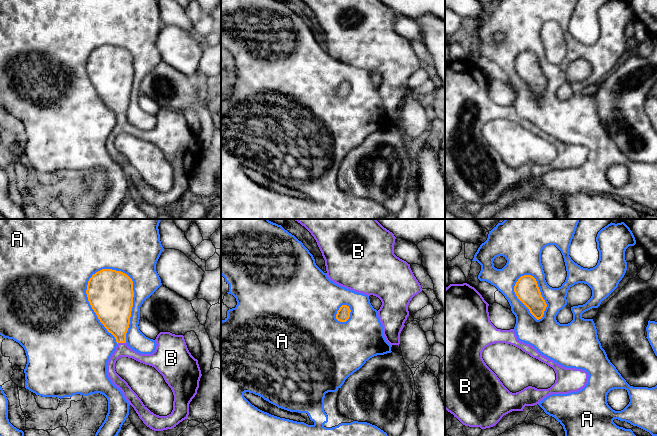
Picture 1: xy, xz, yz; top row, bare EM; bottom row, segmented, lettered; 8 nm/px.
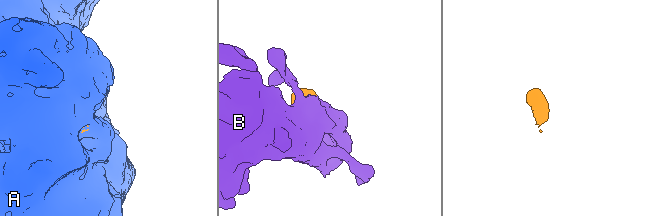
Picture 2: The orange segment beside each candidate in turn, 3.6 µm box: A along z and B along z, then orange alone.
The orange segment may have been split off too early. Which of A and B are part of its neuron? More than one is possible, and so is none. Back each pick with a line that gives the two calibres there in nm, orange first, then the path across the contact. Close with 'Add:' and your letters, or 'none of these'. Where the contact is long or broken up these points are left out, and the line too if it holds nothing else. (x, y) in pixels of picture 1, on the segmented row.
B: Thickness 260 nm (orange) against 110 nm. Path across: xy (114, 312), (121, 342), (122, 350)
Add: B

